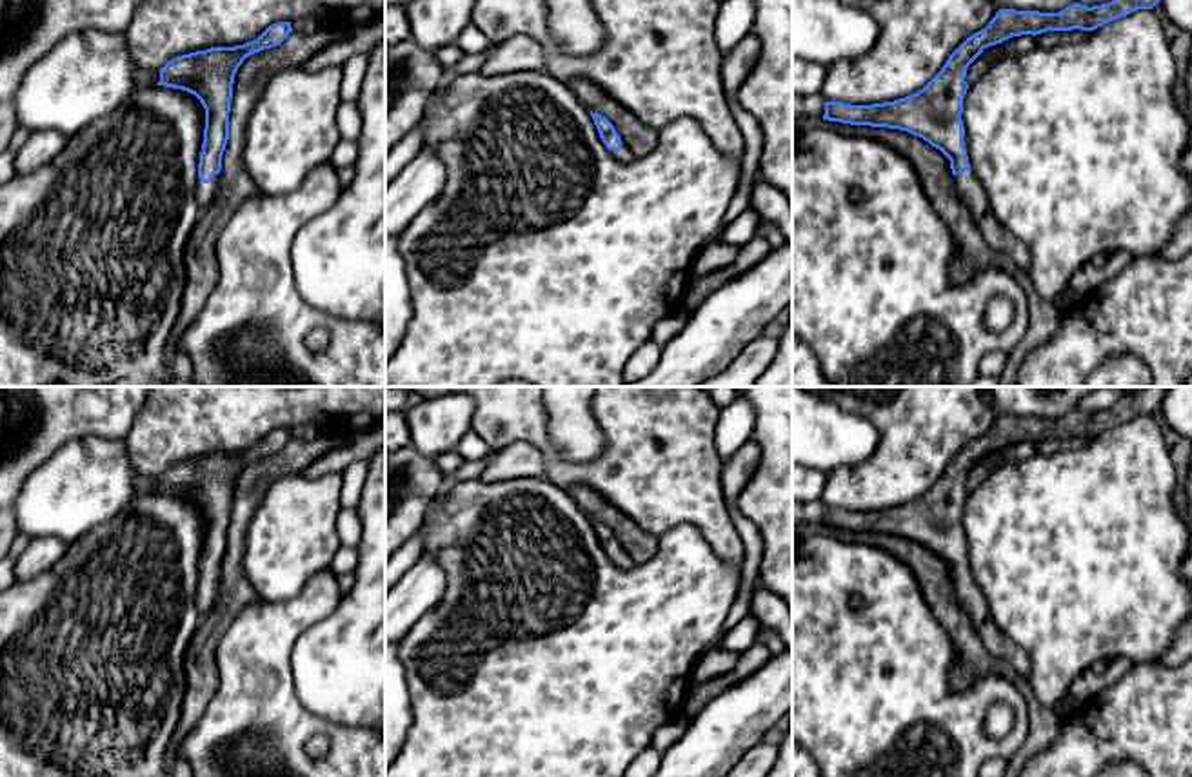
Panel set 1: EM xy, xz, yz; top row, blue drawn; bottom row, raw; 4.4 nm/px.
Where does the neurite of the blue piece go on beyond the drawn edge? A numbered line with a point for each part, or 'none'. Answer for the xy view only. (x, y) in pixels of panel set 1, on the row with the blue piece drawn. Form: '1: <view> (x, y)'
1: xy (204, 193)

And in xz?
1: xz (624, 155)

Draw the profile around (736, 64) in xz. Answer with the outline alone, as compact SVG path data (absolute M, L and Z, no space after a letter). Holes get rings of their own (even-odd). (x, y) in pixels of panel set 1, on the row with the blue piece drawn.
M749 33L738 45L723 54L720 74L727 94L736 94L745 82L752 65L758 60L760 42L754 33Z

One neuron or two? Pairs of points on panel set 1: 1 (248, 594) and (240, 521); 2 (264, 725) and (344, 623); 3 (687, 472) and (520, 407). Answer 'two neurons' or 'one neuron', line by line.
1: one neuron
2: two neurons
3: one neuron

